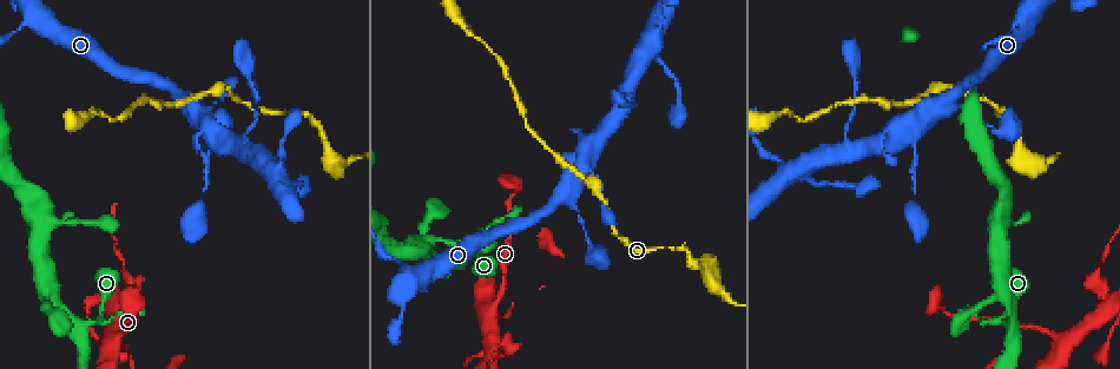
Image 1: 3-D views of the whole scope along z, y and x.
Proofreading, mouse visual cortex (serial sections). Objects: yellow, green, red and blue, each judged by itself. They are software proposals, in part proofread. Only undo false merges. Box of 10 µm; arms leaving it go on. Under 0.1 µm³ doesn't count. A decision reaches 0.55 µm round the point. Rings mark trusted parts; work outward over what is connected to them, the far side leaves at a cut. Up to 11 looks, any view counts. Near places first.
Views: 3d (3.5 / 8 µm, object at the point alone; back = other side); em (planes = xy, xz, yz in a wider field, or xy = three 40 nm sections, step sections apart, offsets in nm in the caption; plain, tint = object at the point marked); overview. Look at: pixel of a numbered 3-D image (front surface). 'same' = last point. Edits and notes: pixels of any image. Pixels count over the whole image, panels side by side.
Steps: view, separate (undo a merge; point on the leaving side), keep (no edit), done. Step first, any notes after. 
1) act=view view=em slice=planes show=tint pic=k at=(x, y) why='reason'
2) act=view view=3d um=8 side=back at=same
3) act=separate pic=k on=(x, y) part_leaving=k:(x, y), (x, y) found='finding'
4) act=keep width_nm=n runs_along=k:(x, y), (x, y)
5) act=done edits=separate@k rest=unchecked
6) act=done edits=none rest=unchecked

act=view view=3d um=3.5 pic=1 at=(912, 140) why='branch point'

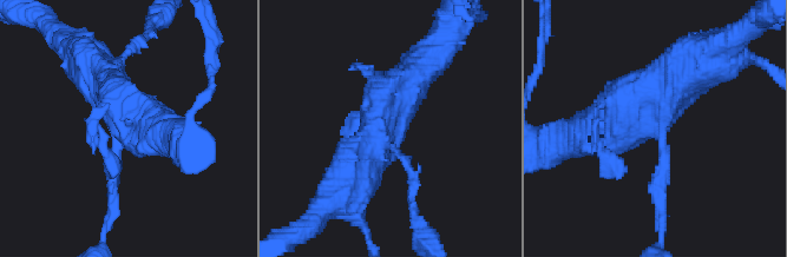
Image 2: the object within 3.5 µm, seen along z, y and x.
act=view view=em slice=xy step=1 show=tint pic=2 at=(660, 128) why='shape alone is not enough'

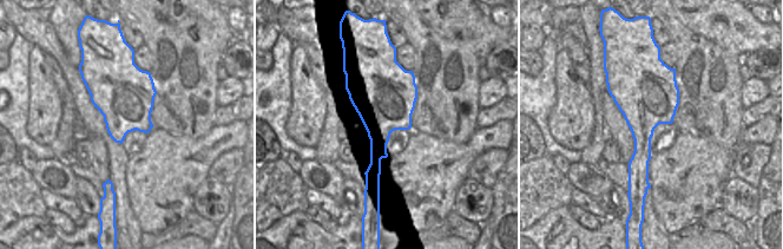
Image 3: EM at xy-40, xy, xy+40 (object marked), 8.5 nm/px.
act=keep runs_along=2:(354, 172), (426, 60) found='all the same cell'

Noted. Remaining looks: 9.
act=view view=3d um=3.5 pic=1 at=(628, 99)

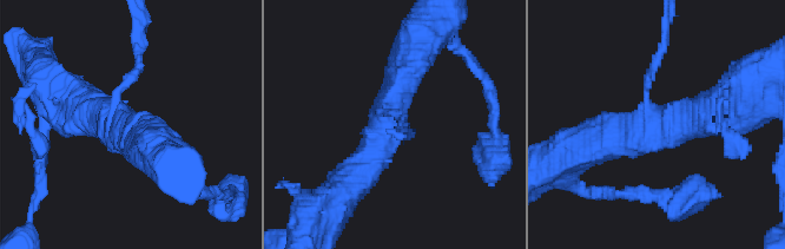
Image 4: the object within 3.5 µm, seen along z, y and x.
act=view view=em slice=xy step=2 show=tint pic=4 at=(385, 120) arms=3 arm_widths_nm=150,500,500 why='need the tissue'

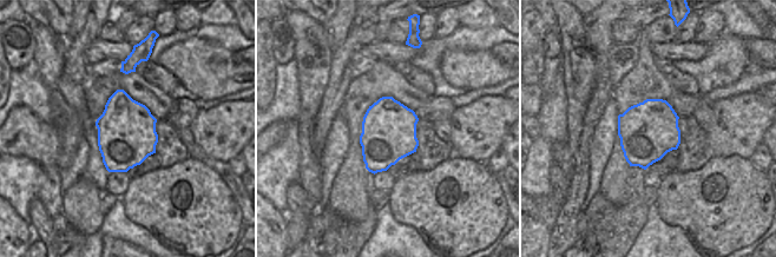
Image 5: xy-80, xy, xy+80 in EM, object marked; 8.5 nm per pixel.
act=keep runs_along=4:(349, 182), (378, 145), (415, 56) found='all the same cell'

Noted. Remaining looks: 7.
act=view view=3d um=8 pic=1 at=(513, 348) why='abrupt turn'

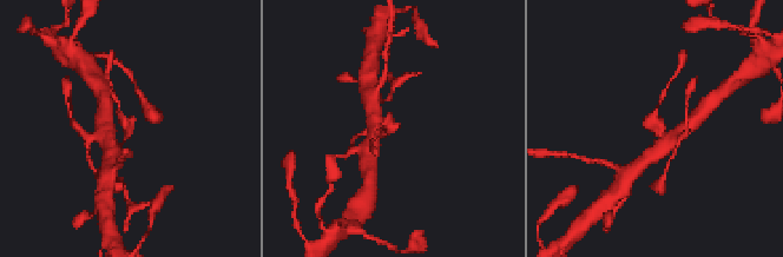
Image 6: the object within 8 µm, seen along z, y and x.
act=view view=3d um=3.5 at=same

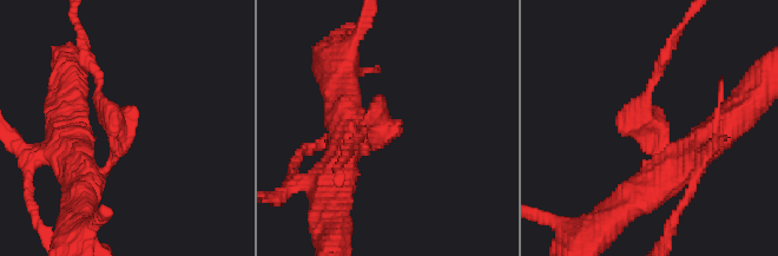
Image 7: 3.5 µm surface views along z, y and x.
act=view view=em slice=planes show=tint pic=7 at=(651, 136)

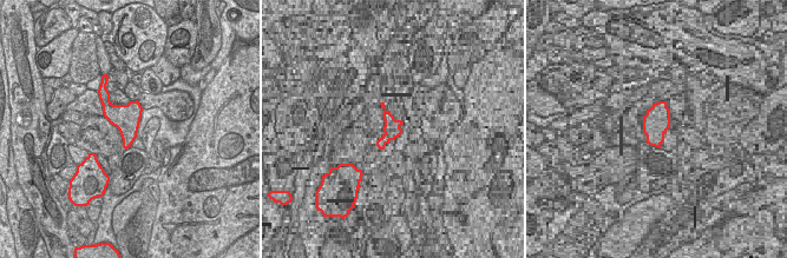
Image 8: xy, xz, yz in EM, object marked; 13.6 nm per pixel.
act=keep runs_along=7:(85, 186), (125, 139), (96, 71) found='continuous, no second cell'

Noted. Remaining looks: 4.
act=view view=3d um=3.5 side=back pic=1 at=(1012, 326) why='thin neck'

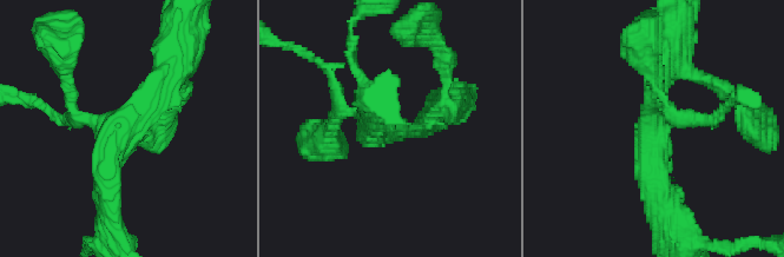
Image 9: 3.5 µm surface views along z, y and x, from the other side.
act=view view=em slice=xy step=3 show=tint pic=9 at=(107, 126)

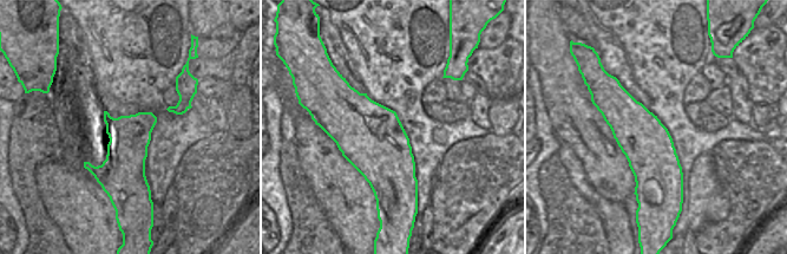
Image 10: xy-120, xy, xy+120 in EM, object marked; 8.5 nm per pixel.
act=view view=em slice=xy step=1 show=tint at=same why='another direction'

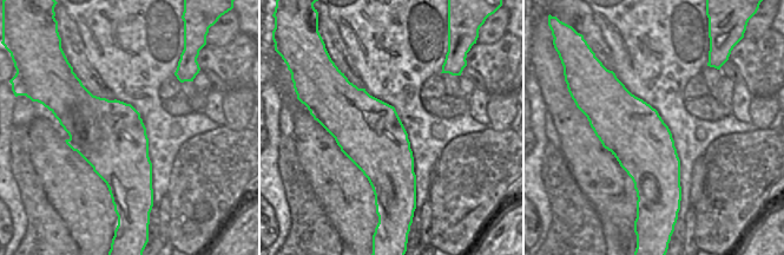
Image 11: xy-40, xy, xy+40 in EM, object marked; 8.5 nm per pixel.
act=keep runs_along=9:(68, 79), (72, 109), (112, 126), (166, 72) found='one cell here'

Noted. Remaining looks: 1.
act=done edits=none rest=unchecked

